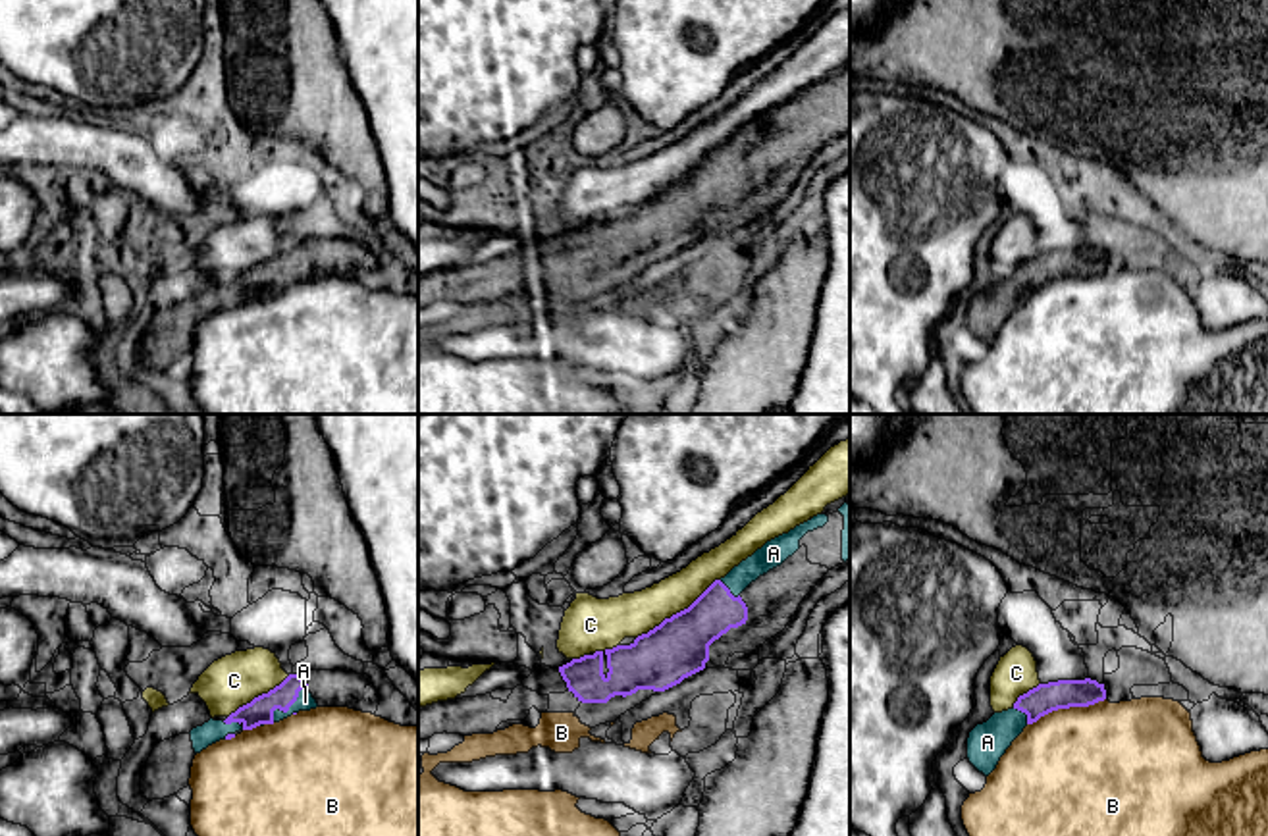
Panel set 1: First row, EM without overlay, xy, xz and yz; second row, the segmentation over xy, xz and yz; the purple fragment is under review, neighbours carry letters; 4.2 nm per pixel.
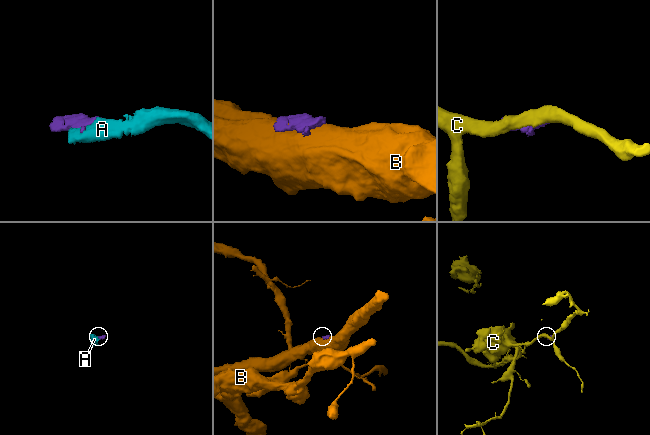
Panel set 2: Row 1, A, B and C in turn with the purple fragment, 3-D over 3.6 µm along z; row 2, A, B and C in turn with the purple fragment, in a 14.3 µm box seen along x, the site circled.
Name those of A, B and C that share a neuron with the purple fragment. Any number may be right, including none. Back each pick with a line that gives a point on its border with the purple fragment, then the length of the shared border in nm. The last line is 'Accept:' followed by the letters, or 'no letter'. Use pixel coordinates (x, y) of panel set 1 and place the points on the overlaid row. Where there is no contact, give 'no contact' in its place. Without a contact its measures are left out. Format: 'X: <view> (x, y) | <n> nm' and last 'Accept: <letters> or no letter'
A: xy (288, 709) | 220 nm
Accept: A

